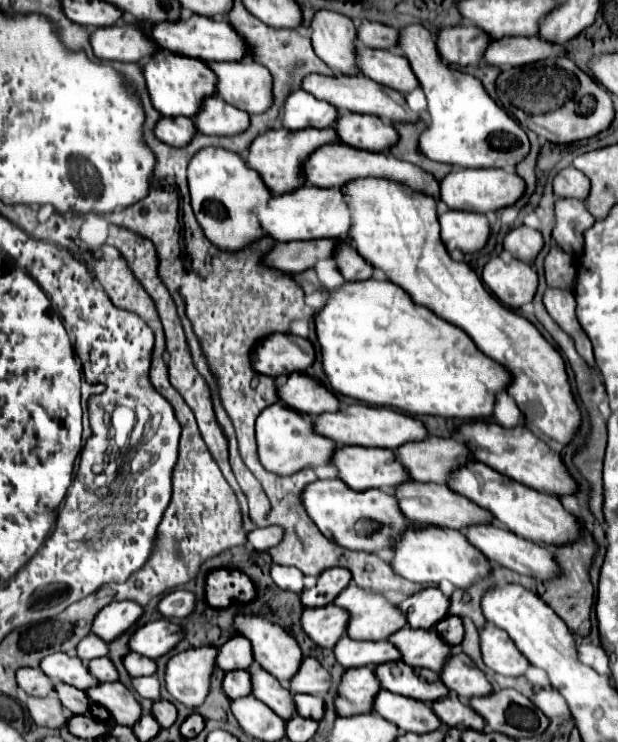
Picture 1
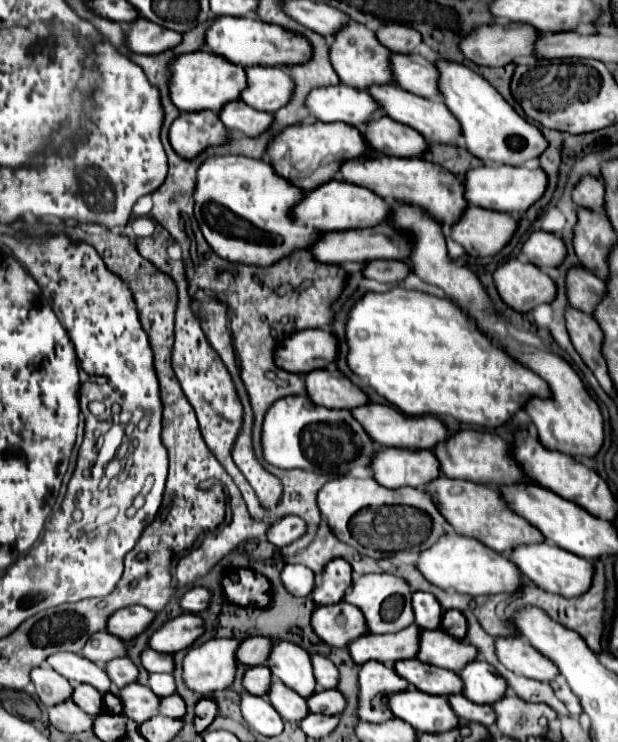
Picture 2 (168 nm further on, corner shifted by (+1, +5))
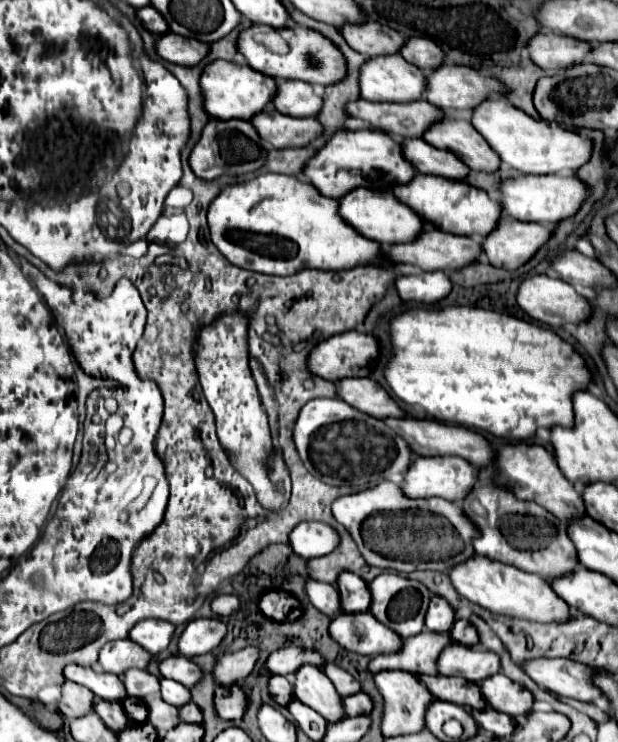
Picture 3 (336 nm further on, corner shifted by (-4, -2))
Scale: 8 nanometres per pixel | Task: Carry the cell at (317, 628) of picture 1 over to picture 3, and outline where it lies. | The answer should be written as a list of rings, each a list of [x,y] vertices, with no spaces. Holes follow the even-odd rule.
[[[369,611],[339,613],[329,623],[329,635],[347,651],[359,655],[377,655],[381,651],[397,651],[399,635],[393,635],[387,627],[381,627]]]

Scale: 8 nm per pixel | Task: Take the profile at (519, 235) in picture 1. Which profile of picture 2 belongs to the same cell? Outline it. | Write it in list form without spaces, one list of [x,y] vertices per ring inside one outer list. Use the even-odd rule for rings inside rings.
[[[538,230],[524,242],[522,252],[538,268],[558,268],[566,258],[566,244],[556,234]]]

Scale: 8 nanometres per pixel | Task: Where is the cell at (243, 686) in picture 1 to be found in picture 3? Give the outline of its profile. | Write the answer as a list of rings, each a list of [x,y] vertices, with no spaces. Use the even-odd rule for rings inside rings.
[[[273,675],[271,679],[269,679],[269,695],[273,697],[273,701],[275,703],[279,703],[279,705],[287,705],[289,703],[289,699],[293,697],[293,693],[291,693],[291,683],[285,679],[285,677],[281,677],[281,675]]]

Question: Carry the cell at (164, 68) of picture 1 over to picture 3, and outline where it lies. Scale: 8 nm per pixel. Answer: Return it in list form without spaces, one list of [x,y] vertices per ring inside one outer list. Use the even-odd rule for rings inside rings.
[[[213,61],[207,65],[199,79],[203,109],[213,119],[251,119],[261,111],[273,97],[275,81],[267,75],[261,75],[247,65],[237,65],[229,61]]]

